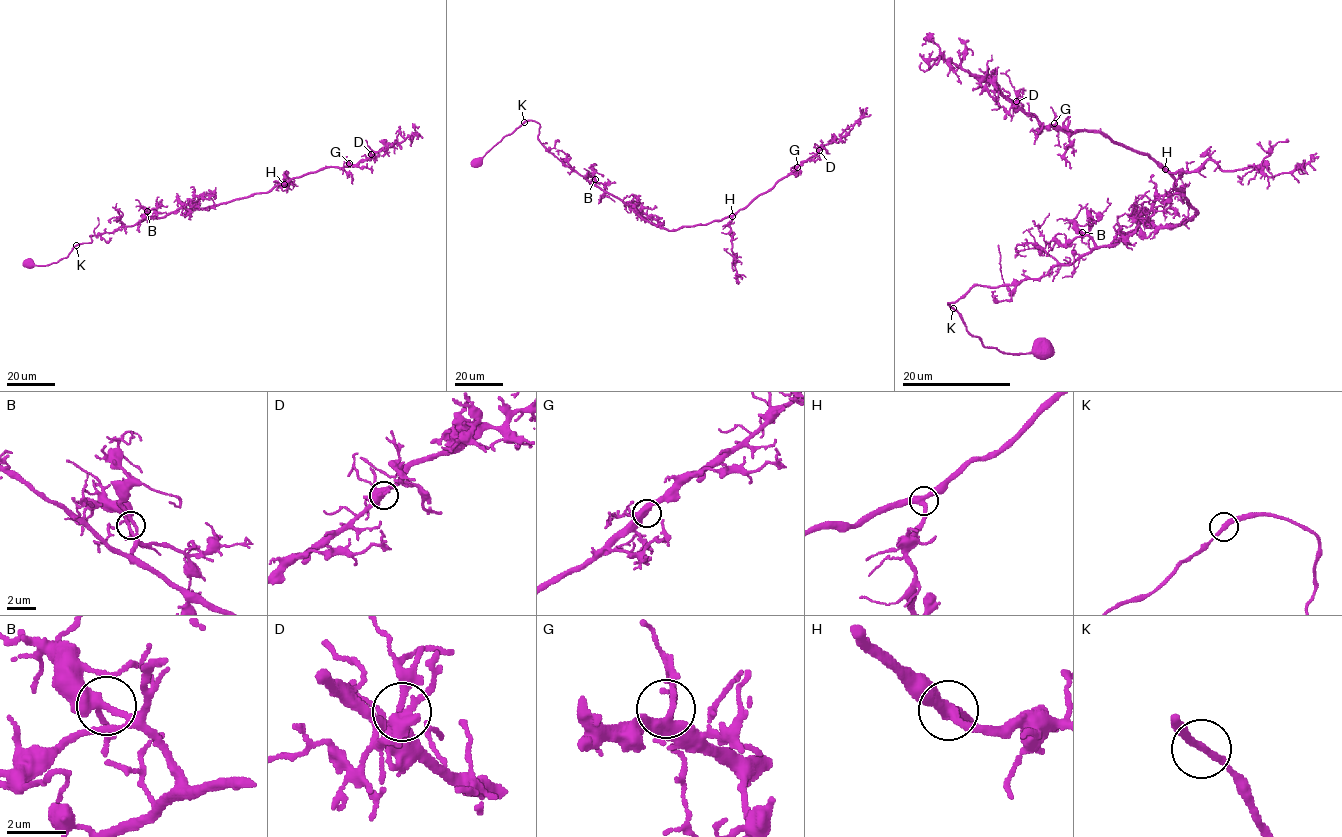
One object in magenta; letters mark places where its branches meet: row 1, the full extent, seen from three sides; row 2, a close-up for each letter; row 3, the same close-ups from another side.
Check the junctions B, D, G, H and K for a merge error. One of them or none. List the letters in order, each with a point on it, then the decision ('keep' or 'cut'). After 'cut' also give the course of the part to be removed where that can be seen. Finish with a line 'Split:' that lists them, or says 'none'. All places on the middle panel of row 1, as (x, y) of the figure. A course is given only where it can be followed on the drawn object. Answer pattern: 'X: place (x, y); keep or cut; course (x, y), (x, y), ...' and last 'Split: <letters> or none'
B: place (595, 179); keep
D: place (819, 150); keep
G: place (797, 167); keep
H: place (732, 216); keep
K: place (524, 122); keep
Split: none

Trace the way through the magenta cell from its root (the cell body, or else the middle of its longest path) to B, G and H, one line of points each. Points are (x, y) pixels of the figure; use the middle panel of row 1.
B: (477, 161), (525, 121), (534, 120), (540, 125), (538, 139), (542, 144), (590, 183), (595, 179)
G: (477, 161), (534, 120), (540, 125), (538, 139), (567, 167), (669, 230), (732, 216), (797, 167)
H: (477, 161), (525, 121), (534, 120), (540, 125), (538, 139), (551, 153), (657, 225), (675, 230), (732, 216)

